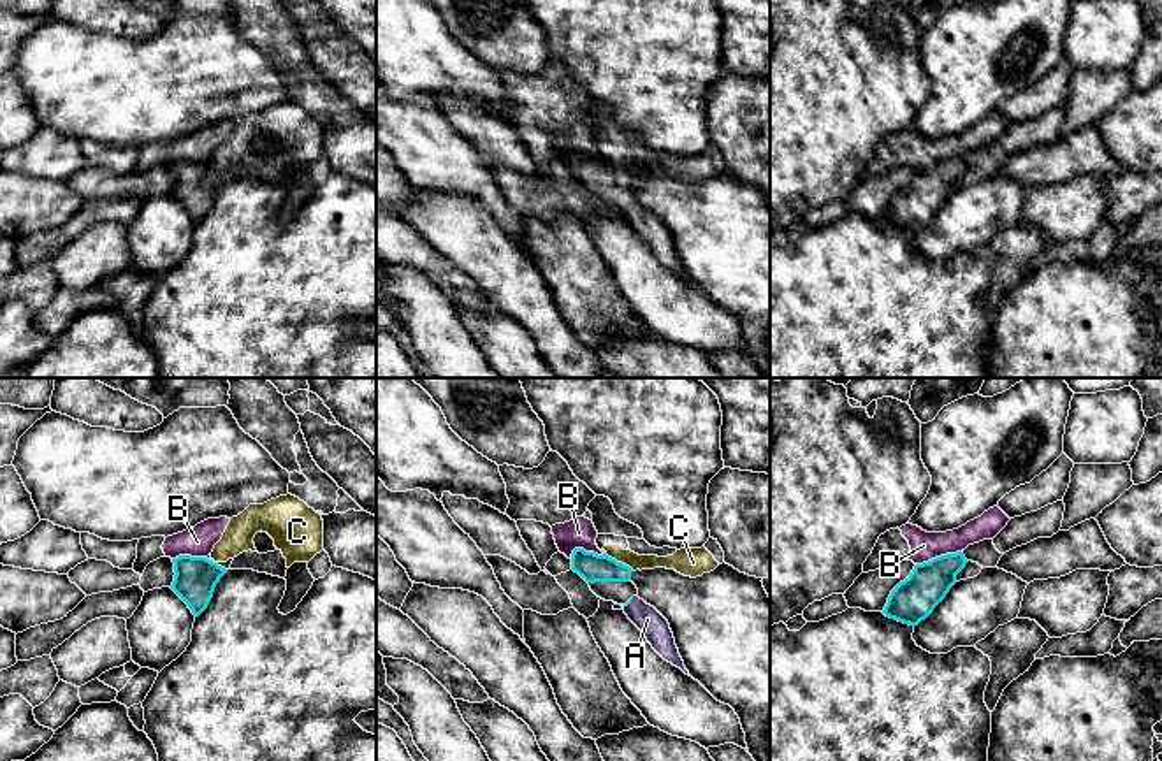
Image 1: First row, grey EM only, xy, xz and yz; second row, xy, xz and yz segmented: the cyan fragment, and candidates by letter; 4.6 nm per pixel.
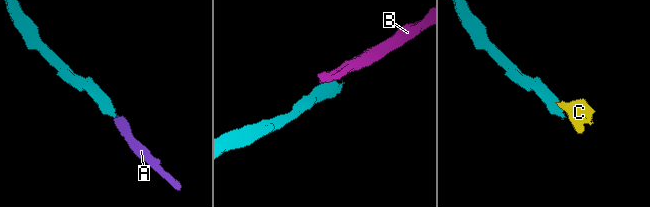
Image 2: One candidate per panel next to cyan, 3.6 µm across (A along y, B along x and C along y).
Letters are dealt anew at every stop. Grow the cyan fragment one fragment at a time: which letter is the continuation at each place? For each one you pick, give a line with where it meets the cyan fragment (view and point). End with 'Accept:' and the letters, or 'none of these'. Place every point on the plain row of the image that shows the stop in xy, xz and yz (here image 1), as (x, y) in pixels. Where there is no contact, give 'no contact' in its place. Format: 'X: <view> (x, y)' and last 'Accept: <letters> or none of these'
A: xz (628, 210)
Accept: A

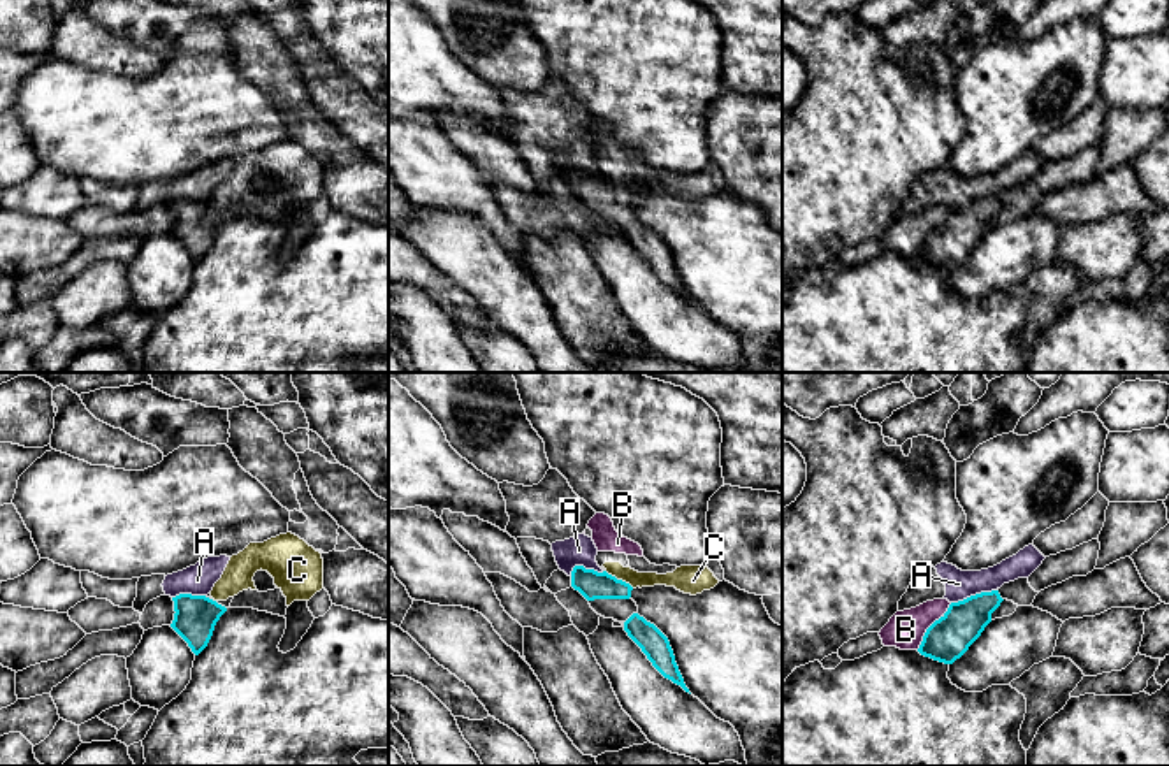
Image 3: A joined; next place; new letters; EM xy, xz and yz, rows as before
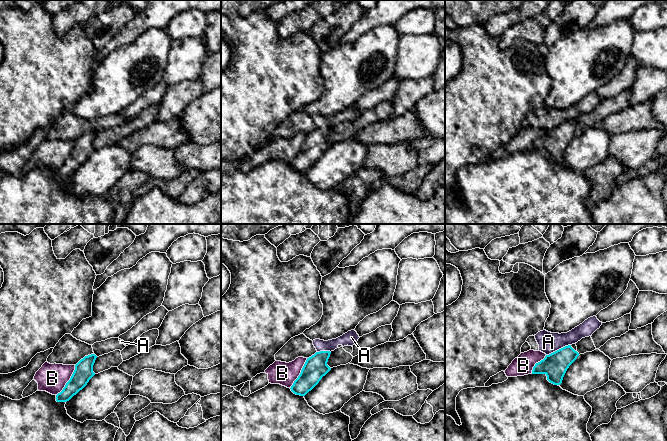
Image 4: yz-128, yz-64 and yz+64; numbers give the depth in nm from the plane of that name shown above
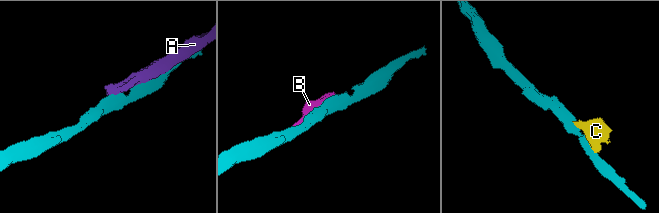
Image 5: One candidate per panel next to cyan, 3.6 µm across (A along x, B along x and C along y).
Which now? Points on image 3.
Accept: none of these

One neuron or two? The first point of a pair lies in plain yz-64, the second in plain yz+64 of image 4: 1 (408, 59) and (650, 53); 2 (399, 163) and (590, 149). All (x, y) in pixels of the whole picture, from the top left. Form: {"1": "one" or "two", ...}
{"1": "one", "2": "two"}

